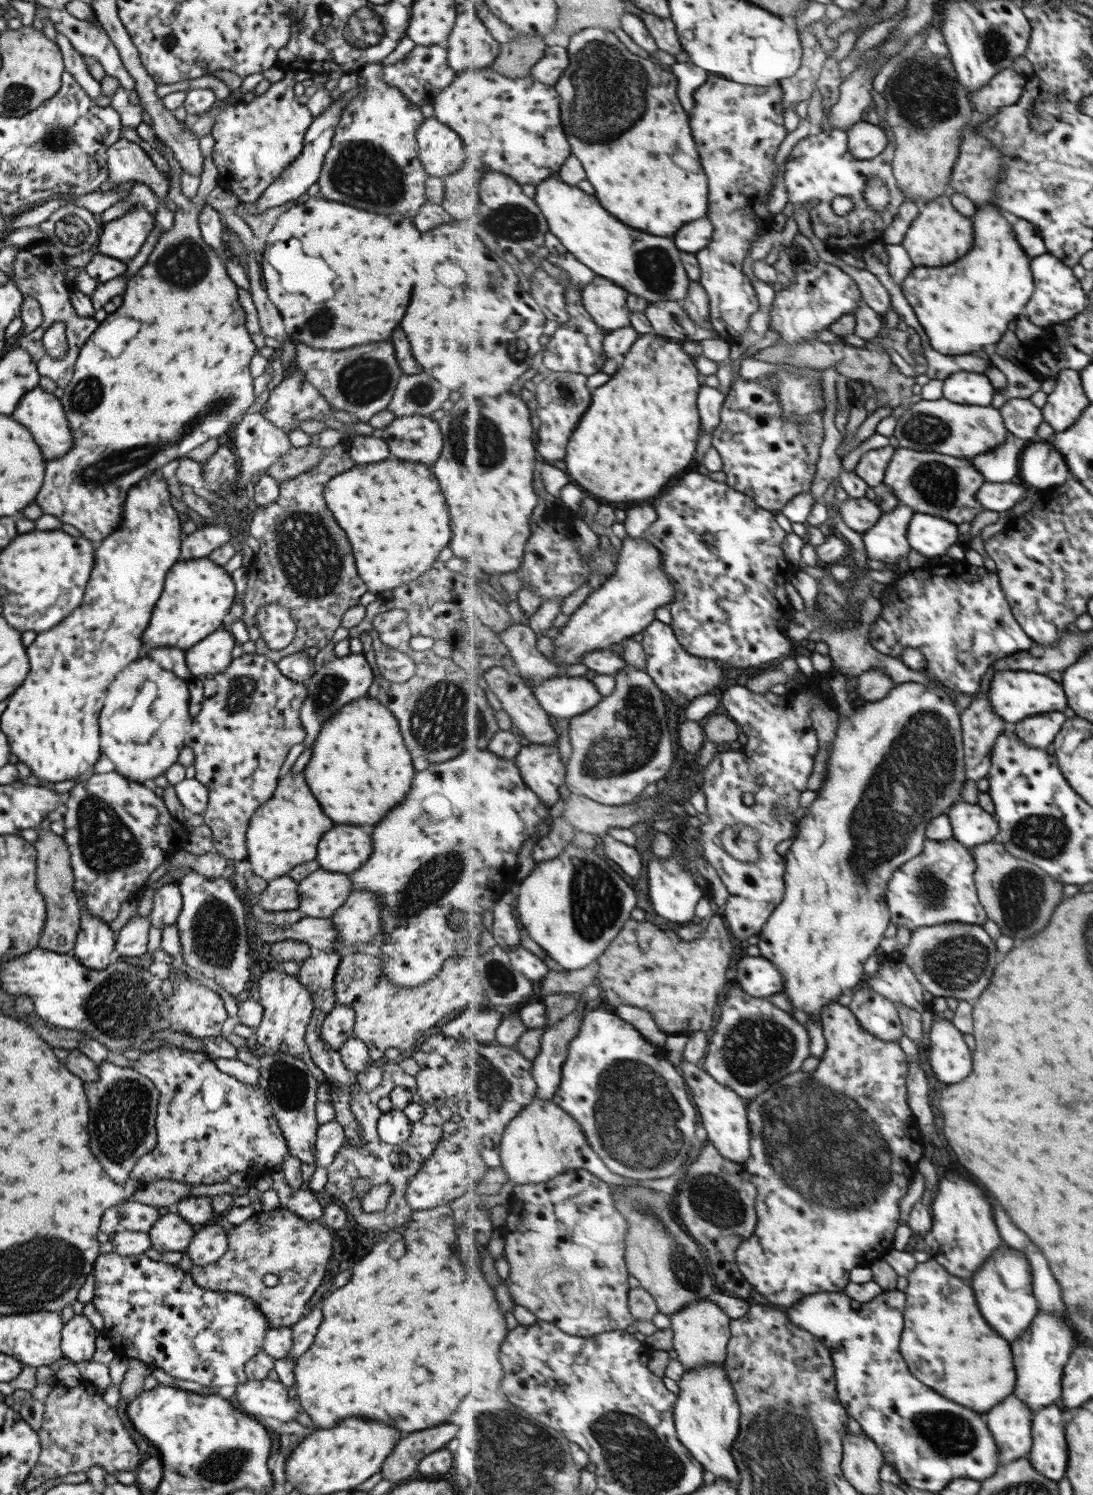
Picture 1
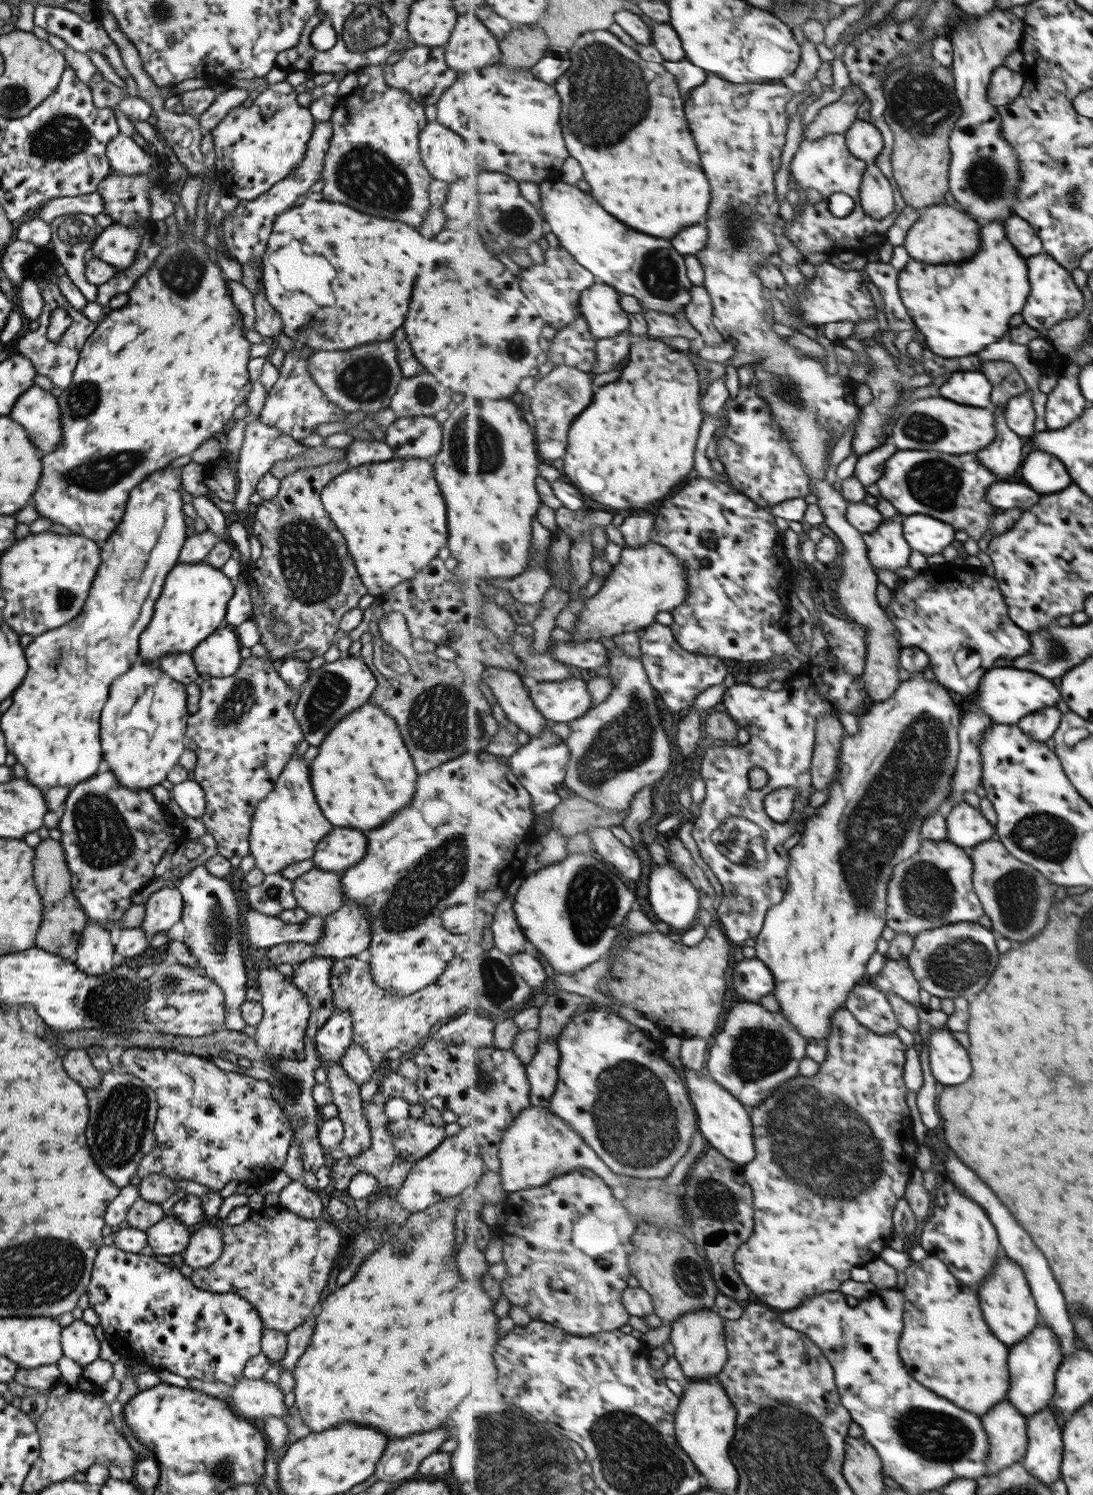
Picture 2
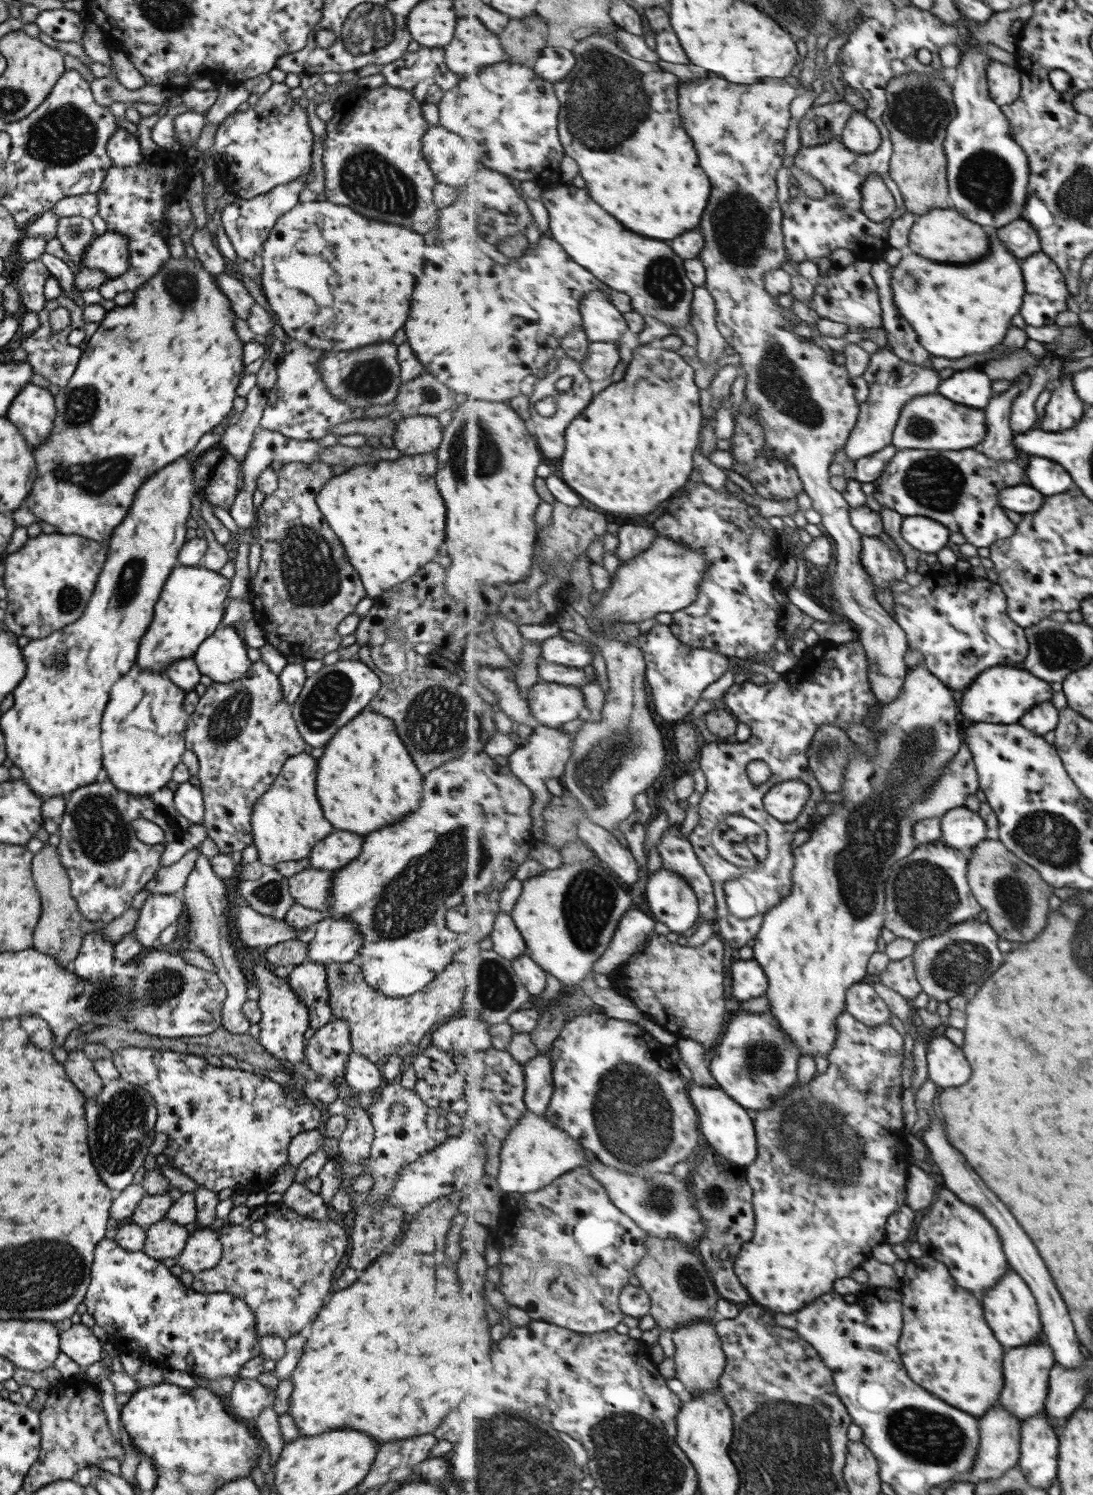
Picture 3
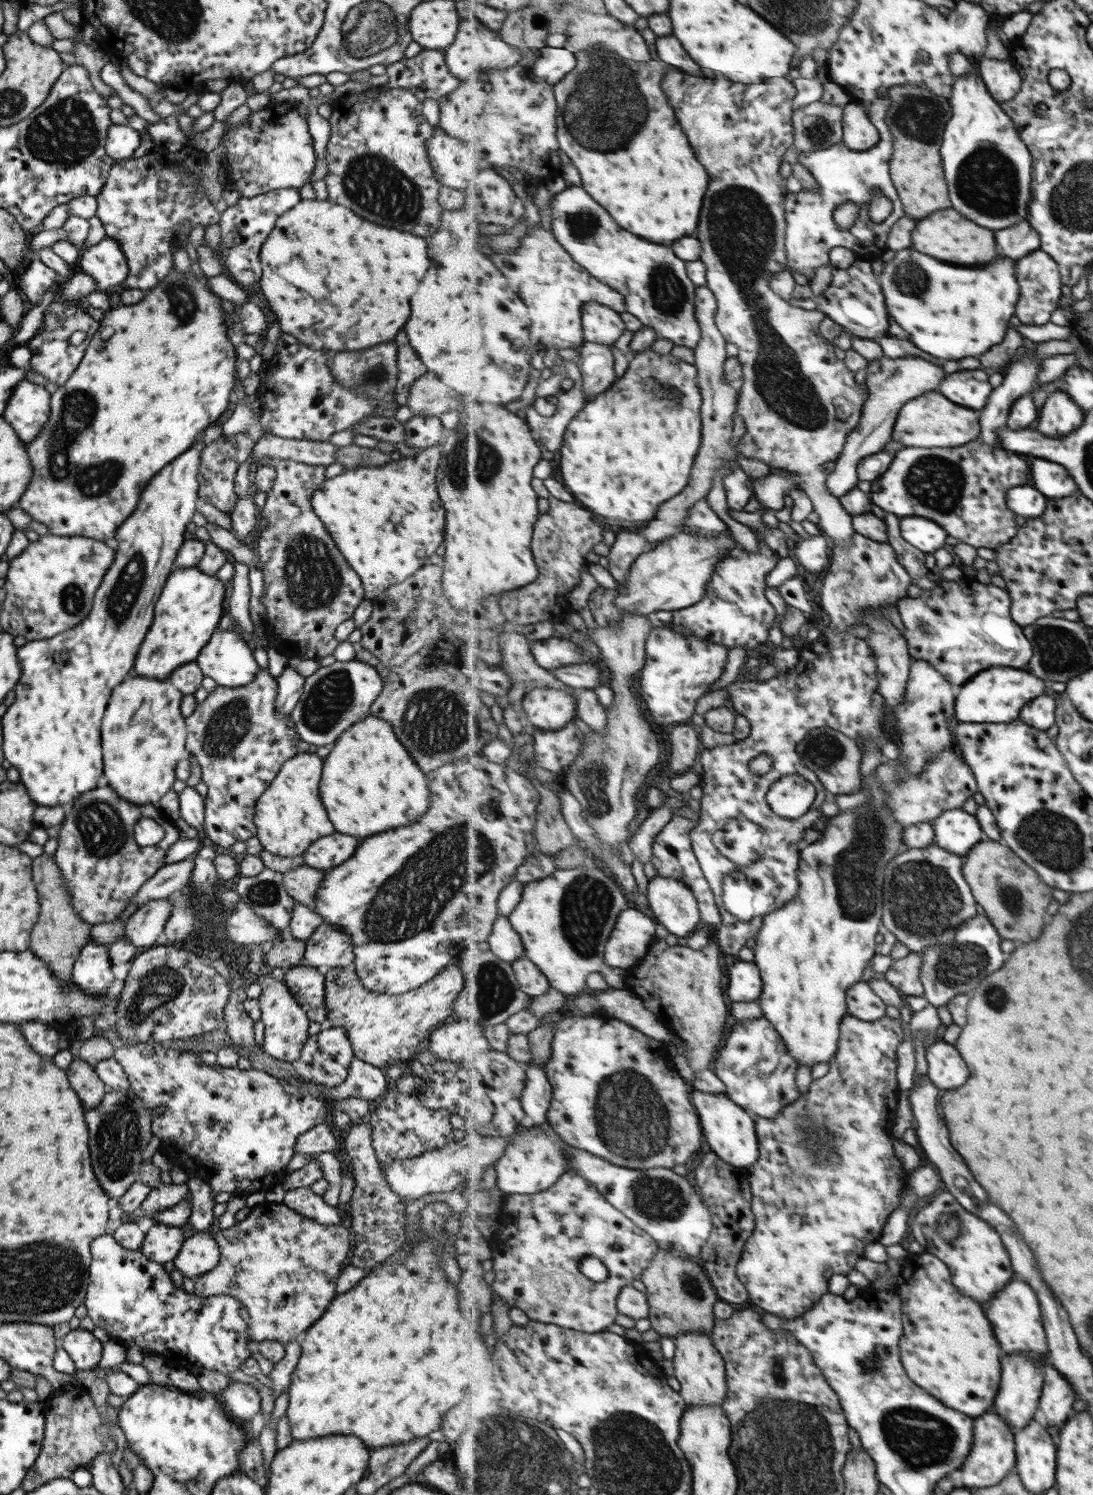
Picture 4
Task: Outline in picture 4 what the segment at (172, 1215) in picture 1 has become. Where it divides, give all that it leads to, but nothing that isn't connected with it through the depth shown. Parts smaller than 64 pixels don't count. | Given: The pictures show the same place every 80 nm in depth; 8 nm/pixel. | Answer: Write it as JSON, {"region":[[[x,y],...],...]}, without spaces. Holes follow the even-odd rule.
{"region":[[[155,1224],[144,1234],[141,1246],[137,1252],[157,1264],[173,1260],[184,1241],[180,1227]]]}

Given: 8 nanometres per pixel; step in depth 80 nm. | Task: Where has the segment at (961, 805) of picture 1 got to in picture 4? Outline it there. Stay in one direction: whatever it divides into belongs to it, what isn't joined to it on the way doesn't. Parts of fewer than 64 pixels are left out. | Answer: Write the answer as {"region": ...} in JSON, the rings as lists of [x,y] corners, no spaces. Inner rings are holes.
{"region":[[[962,807],[946,810],[932,822],[936,830],[935,844],[953,854],[965,857],[986,839],[978,816]]]}

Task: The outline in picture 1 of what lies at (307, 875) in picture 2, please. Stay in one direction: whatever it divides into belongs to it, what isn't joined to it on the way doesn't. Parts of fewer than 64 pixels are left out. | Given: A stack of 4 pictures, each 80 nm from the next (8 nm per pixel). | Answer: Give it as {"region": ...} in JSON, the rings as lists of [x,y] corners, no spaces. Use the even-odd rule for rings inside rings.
{"region":[[[318,868],[297,882],[298,908],[309,918],[326,918],[341,906],[351,891],[350,878]]]}

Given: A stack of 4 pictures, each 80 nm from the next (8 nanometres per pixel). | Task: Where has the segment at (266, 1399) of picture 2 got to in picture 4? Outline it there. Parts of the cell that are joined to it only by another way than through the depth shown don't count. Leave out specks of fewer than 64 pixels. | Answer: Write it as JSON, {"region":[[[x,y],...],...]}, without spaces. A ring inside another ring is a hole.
{"region":[[[232,1382],[220,1391],[221,1402],[227,1410],[243,1420],[249,1421],[254,1414],[259,1412],[259,1394],[257,1387],[243,1382]]]}

